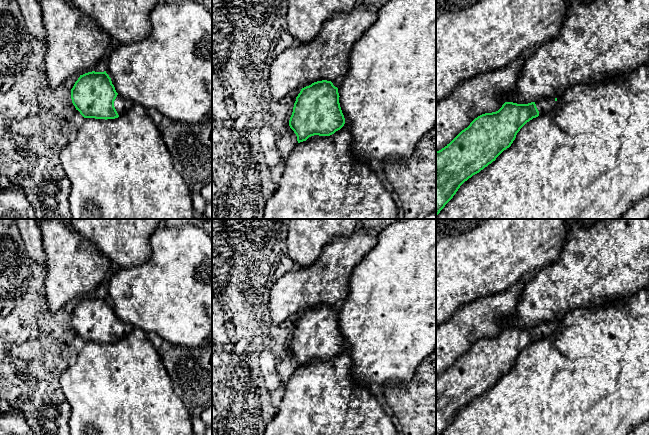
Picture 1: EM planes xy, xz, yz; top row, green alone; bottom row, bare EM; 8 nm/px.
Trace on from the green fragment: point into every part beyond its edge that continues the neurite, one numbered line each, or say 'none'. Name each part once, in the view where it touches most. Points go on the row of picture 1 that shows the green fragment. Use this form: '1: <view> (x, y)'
1: xy (122, 106)

